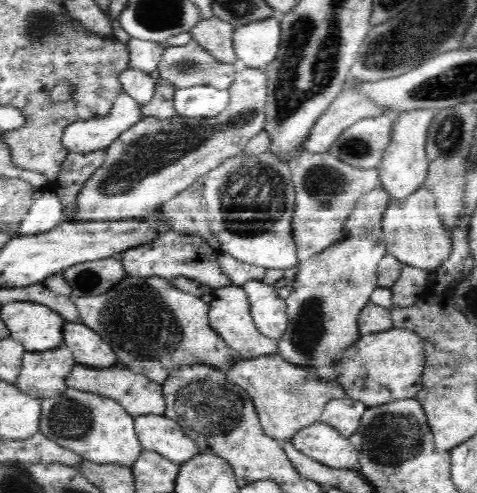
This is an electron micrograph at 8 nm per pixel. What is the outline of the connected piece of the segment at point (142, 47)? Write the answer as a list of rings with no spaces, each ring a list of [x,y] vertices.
[[[134,37],[129,38],[127,45],[129,48],[128,67],[151,74],[156,73],[162,54],[168,46],[166,42],[145,41]]]

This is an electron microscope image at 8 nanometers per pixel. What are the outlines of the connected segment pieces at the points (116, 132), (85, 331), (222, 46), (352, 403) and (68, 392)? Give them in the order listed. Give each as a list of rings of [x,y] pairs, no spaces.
[[[122,91],[109,114],[102,119],[80,120],[70,124],[61,136],[62,148],[74,153],[106,149],[128,128],[140,122],[142,112],[138,101]]]
[[[65,321],[63,346],[72,351],[77,364],[101,368],[118,364],[115,350],[112,350],[112,347],[104,342],[95,330],[90,329],[83,322]]]
[[[217,16],[206,20],[200,19],[189,30],[193,39],[205,48],[217,61],[225,65],[238,64],[237,54],[233,49],[233,32],[235,26],[221,21]]]
[[[346,395],[344,398],[336,398],[326,403],[321,414],[321,421],[350,439],[359,427],[366,408],[363,402],[353,400]]]
[[[68,387],[63,394],[41,400],[42,411],[39,419],[39,431],[50,440],[82,455],[84,460],[98,464],[116,463],[131,467],[143,451],[135,431],[135,417],[116,399],[84,392]]]

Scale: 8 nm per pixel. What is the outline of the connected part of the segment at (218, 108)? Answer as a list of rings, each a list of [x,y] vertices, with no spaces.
[[[196,85],[175,89],[174,108],[180,117],[188,120],[214,118],[228,106],[228,90],[218,90],[210,85]]]

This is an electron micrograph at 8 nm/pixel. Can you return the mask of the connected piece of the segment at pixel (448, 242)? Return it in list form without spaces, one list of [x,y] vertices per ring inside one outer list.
[[[421,187],[404,201],[392,200],[381,220],[387,254],[404,265],[433,272],[442,265],[453,250],[453,234],[439,214],[436,197]]]

